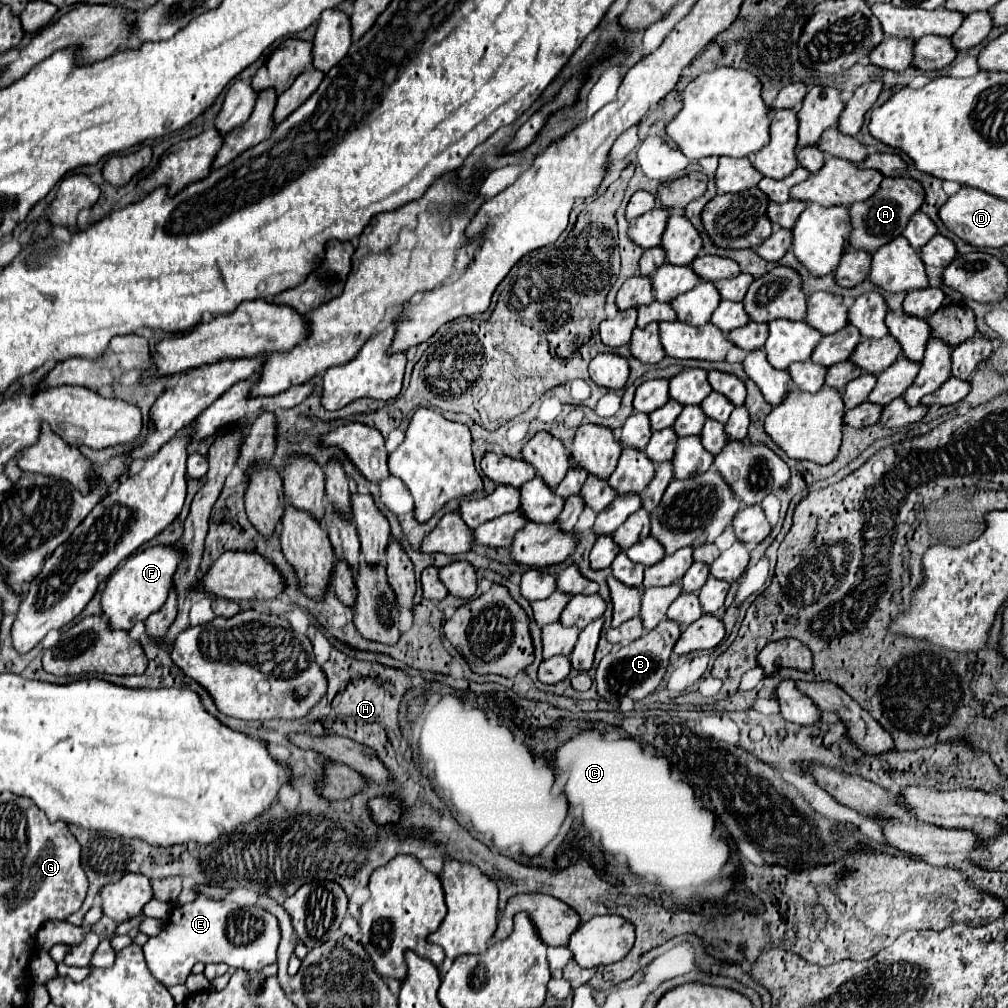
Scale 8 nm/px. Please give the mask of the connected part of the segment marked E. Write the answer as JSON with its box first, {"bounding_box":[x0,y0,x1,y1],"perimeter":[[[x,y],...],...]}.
{"bounding_box":[144,895,280,985],"perimeter":[[[198,895],[196,901],[178,905],[172,909],[162,931],[148,939],[144,945],[144,957],[150,973],[164,985],[184,985],[192,965],[202,963],[226,963],[230,967],[242,967],[250,973],[262,971],[266,965],[276,963],[276,949],[280,943],[278,919],[260,907],[238,907],[232,901],[214,901]]]}

